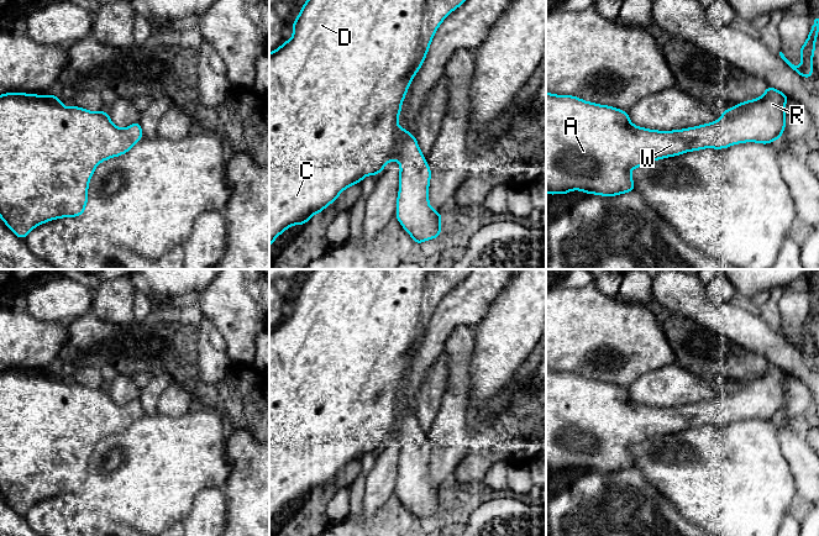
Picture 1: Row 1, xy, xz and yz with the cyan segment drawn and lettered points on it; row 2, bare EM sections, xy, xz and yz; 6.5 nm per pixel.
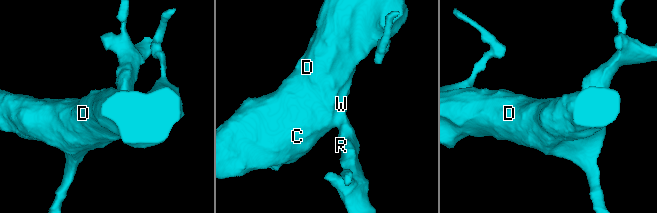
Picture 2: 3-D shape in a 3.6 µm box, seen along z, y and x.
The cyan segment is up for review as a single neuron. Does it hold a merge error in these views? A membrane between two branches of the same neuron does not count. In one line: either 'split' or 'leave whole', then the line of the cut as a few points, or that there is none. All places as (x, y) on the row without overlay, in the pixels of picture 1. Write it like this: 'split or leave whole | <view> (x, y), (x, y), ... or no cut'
leave whole | no cut

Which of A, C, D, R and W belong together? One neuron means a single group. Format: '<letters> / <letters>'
A C D R W

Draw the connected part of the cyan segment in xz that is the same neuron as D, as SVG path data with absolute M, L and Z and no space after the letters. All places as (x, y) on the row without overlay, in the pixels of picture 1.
M313 269L309 273L292 300L293 314L269 330L269 524L283 508L293 501L306 500L314 490L322 489L332 480L346 464L359 461L367 452L378 452L390 437L398 437L400 441L395 494L416 522L427 516L439 515L442 490L436 489L429 480L431 446L415 412L399 404L398 394L408 364L426 335L436 306L469 273L471 269Z

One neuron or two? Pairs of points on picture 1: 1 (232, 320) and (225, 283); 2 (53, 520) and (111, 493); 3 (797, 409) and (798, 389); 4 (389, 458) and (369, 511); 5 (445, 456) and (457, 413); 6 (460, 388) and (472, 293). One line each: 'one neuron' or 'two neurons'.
1: one neuron
2: two neurons
3: one neuron
4: one neuron
5: one neuron
6: two neurons

